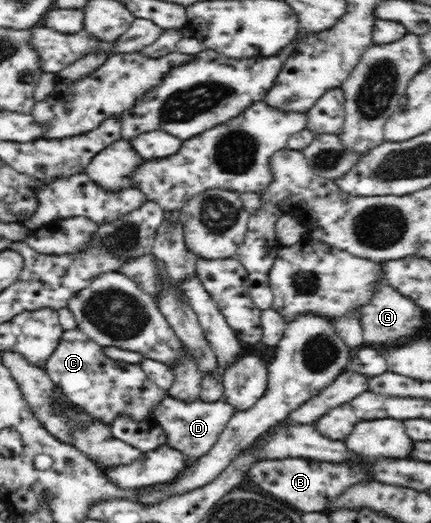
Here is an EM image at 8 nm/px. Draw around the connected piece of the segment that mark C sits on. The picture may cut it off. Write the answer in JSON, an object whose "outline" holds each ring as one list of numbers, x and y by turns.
{"outline":[[77,327,62,333,55,351,45,363,45,370,69,402,81,407,101,423,110,424,117,419,117,415,126,415,133,421,145,421,167,395,149,380,140,364,111,359,104,354,101,344,95,343]]}

